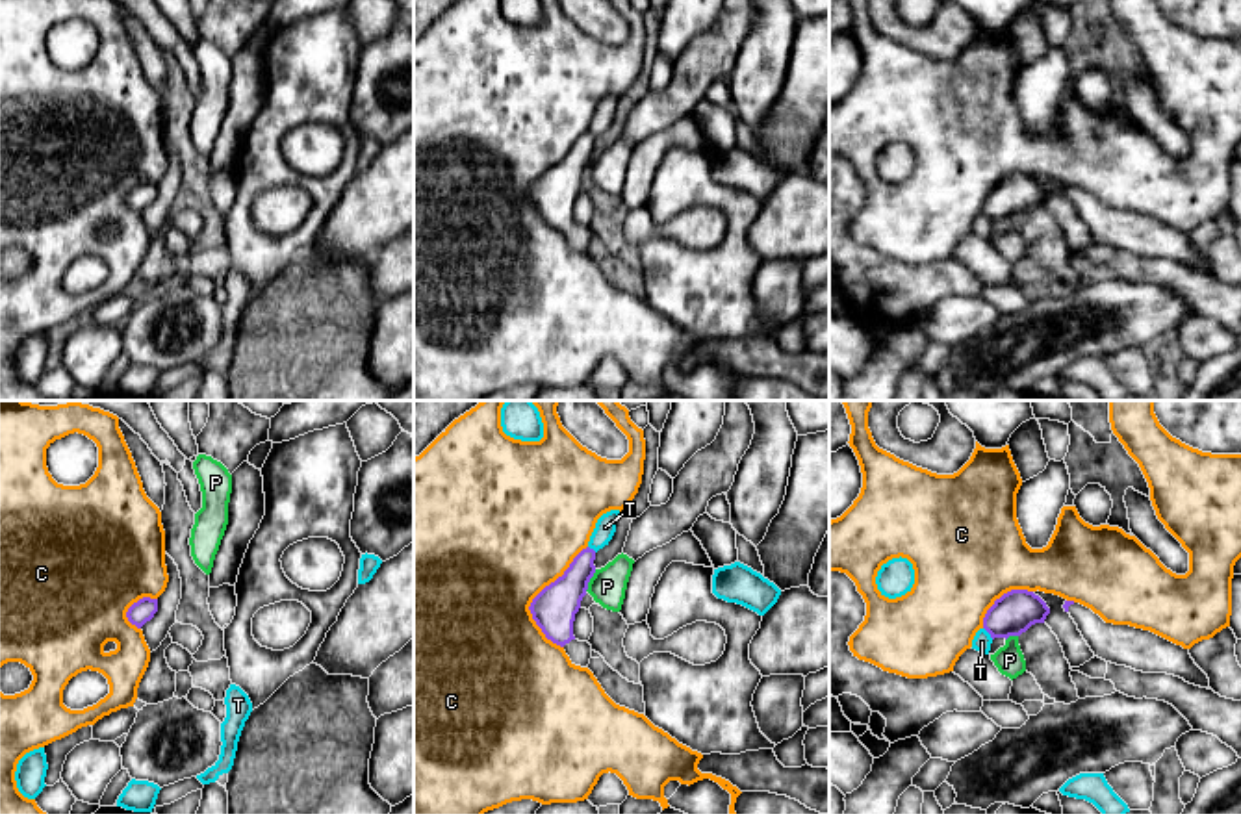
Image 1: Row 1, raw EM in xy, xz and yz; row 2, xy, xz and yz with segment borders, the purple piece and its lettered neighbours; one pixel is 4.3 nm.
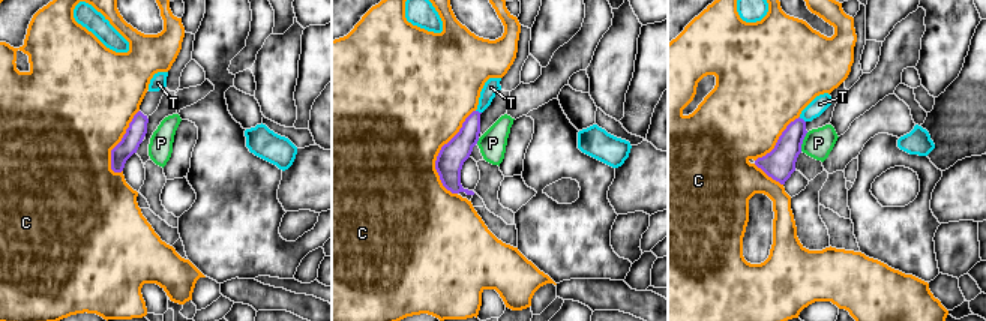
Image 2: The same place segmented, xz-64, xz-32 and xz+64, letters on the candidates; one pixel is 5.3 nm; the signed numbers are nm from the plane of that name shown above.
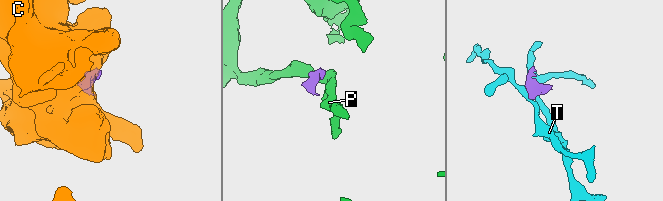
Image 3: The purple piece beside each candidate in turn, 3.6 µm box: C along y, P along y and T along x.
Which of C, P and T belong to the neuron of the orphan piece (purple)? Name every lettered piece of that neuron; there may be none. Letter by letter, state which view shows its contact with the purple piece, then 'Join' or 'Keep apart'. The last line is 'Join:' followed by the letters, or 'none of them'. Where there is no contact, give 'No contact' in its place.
C: Touches purple in xz. Keep apart
P: Touches purple in xz. Keep apart
T: Touches purple in yz. Keep apart
Join: none of them

